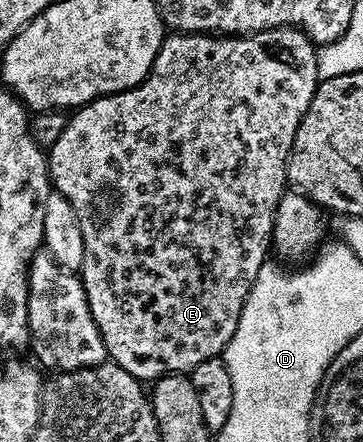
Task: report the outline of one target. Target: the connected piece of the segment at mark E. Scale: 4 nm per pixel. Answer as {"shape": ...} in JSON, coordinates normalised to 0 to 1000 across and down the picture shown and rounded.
{"shape":[[[791,61],[782,66],[719,66],[711,75],[686,79],[570,79],[562,75],[496,75],[471,72],[449,81],[446,104],[430,124],[430,133],[413,154],[413,172],[397,176],[383,192],[364,201],[344,201],[339,210],[303,210],[292,219],[267,219],[259,229],[245,229],[240,238],[207,244],[190,258],[176,296],[165,303],[165,314],[143,324],[132,339],[127,378],[138,394],[138,416],[146,434],[176,441],[209,482],[209,495],[220,509],[220,532],[231,541],[231,586],[220,611],[220,629],[231,658],[240,663],[240,686],[248,697],[253,722],[262,724],[264,740],[284,762],[292,803],[314,824],[342,830],[353,848],[364,848],[377,862],[394,867],[421,867],[438,853],[460,853],[466,844],[496,844],[521,848],[523,842],[548,826],[562,821],[562,812],[587,808],[612,808],[620,801],[628,776],[639,758],[650,758],[650,731],[661,731],[661,704],[672,704],[672,686],[683,676],[683,658],[700,645],[705,622],[716,604],[736,597],[741,575],[749,563],[749,538],[755,534],[755,489],[766,475],[766,462],[777,439],[791,434],[793,412],[788,407],[788,371],[793,351],[804,342],[804,324],[815,314],[815,296],[826,287],[826,269],[837,269],[837,251],[848,251],[848,233],[860,233],[860,215],[876,204],[876,111],[862,93],[843,81],[826,66]]]}

